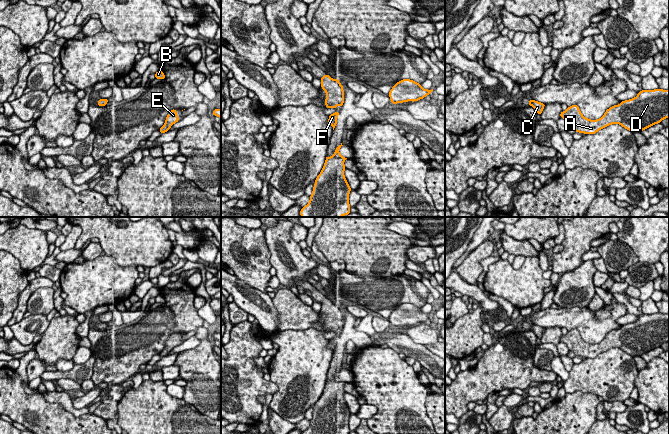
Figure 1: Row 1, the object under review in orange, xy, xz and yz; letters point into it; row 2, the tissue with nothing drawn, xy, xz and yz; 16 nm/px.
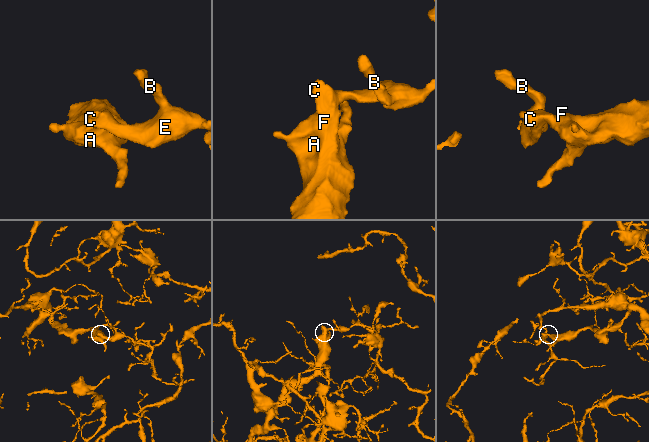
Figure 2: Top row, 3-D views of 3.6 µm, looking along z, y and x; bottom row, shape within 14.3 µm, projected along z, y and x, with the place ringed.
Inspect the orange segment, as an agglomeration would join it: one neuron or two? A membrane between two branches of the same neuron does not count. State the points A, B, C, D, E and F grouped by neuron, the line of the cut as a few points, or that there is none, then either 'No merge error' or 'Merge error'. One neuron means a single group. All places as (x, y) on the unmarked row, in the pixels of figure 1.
Groups: A B C D E F. No split. No merge error

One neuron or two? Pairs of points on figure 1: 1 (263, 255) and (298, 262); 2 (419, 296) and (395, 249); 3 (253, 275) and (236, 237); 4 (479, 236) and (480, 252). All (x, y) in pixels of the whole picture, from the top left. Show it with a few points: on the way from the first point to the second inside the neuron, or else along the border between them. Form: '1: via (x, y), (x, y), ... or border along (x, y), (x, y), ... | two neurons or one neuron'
1: border along (264, 233), (272, 266) | two neurons
2: border along (390, 276), (404, 275), (413, 286), (415, 285) | two neurons
3: via (256, 263), (262, 252), (257, 246), (248, 246) | one neuron
4: border along (486, 239), (464, 261) | two neurons

